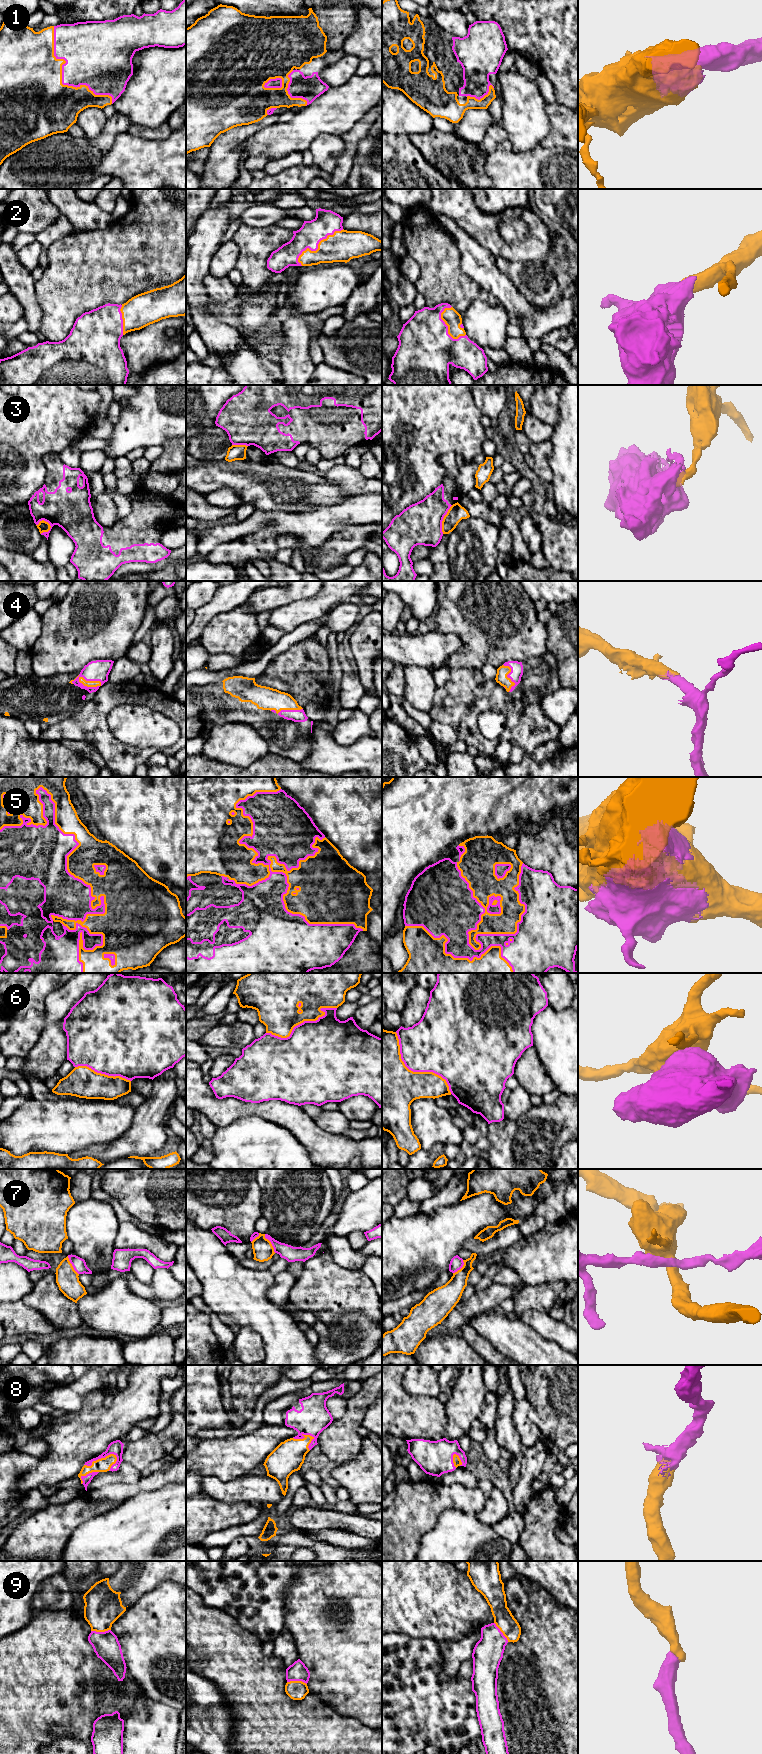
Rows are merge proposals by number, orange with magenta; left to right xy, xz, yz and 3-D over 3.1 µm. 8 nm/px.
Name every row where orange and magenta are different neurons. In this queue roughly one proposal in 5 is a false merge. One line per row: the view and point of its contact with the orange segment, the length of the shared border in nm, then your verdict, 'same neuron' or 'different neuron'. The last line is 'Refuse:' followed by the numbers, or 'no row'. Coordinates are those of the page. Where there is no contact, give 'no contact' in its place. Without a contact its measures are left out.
1: contact xy (61, 80); length 800 nm; same neuron
2: contact xz (318, 245); length 460 nm; same neuron
3: contact xy (43, 520); length 130 nm; different neuron
4: contact xy (87, 681); length 260 nm; same neuron
5: contact xy (100, 900); length 1550 nm; same neuron
6: contact xz (304, 1020); length 600 nm; different neuron
7: contact xz (270, 1243); length 180 nm; different neuron
8: contact xy (101, 1458); length 280 nm; same neuron
9: contact xy (100, 1631); length 160 nm; same neuron
Refuse: 3, 6, 7

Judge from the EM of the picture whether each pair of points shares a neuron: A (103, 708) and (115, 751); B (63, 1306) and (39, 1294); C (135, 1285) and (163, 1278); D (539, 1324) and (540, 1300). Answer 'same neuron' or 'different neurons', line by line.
A: same neuron
B: same neuron
C: same neuron
D: different neurons

